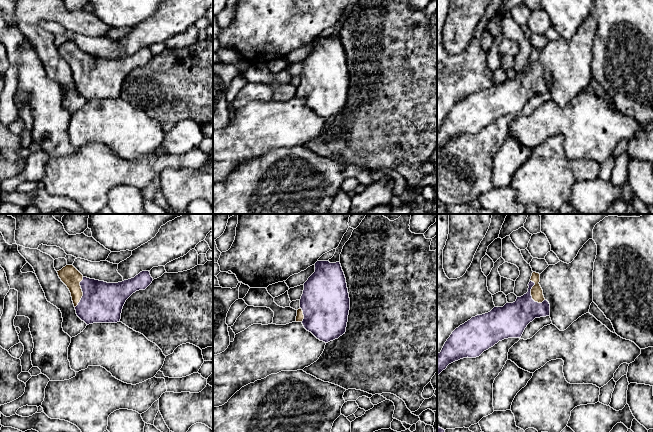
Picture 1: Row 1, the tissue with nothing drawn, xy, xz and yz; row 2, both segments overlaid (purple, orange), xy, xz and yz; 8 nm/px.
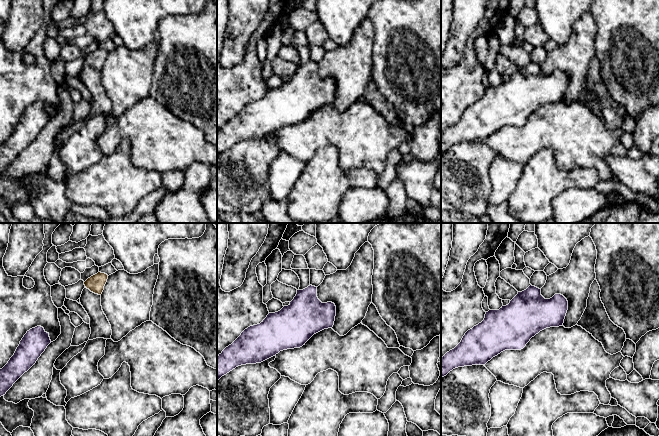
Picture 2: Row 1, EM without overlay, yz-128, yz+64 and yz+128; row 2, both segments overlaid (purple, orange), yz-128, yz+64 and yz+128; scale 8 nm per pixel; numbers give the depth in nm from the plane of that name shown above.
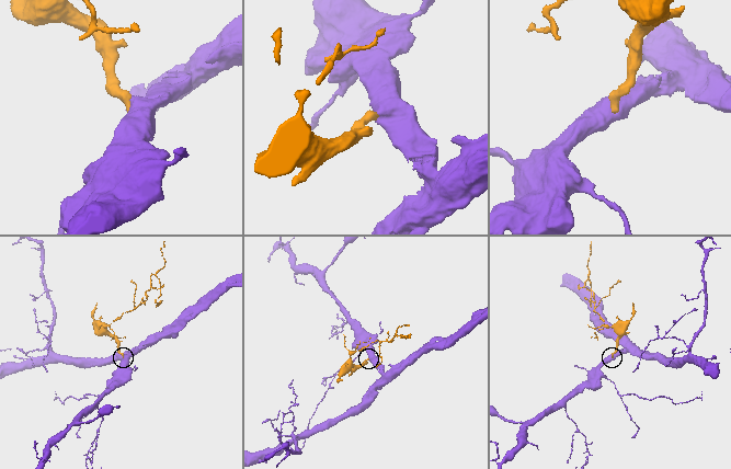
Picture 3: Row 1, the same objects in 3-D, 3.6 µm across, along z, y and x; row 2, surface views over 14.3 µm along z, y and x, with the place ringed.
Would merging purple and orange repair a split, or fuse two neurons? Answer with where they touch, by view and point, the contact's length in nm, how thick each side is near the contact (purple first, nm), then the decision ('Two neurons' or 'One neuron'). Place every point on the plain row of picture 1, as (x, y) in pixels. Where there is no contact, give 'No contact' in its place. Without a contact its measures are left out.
Touches purple at yz (530, 69). Shared border 220 nm. Thickness 240 nm (purple) against 100 nm. One neuron

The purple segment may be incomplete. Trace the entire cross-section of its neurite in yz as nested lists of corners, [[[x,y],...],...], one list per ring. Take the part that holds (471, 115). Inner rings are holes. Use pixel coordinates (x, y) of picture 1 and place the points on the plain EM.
[[[533,48],[528,60],[528,68],[517,73],[513,79],[506,79],[503,83],[494,83],[490,88],[472,93],[456,104],[445,118],[440,129],[437,130],[437,152],[455,137],[463,134],[479,133],[484,127],[493,123],[499,117],[508,114],[521,114],[527,101],[535,94],[550,91],[550,80],[544,74],[539,60],[540,50]]]

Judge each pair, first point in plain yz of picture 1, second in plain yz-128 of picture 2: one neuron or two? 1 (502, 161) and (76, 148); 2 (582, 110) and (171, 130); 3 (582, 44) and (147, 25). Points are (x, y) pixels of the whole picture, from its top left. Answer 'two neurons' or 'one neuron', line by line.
1: one neuron
2: one neuron
3: two neurons

